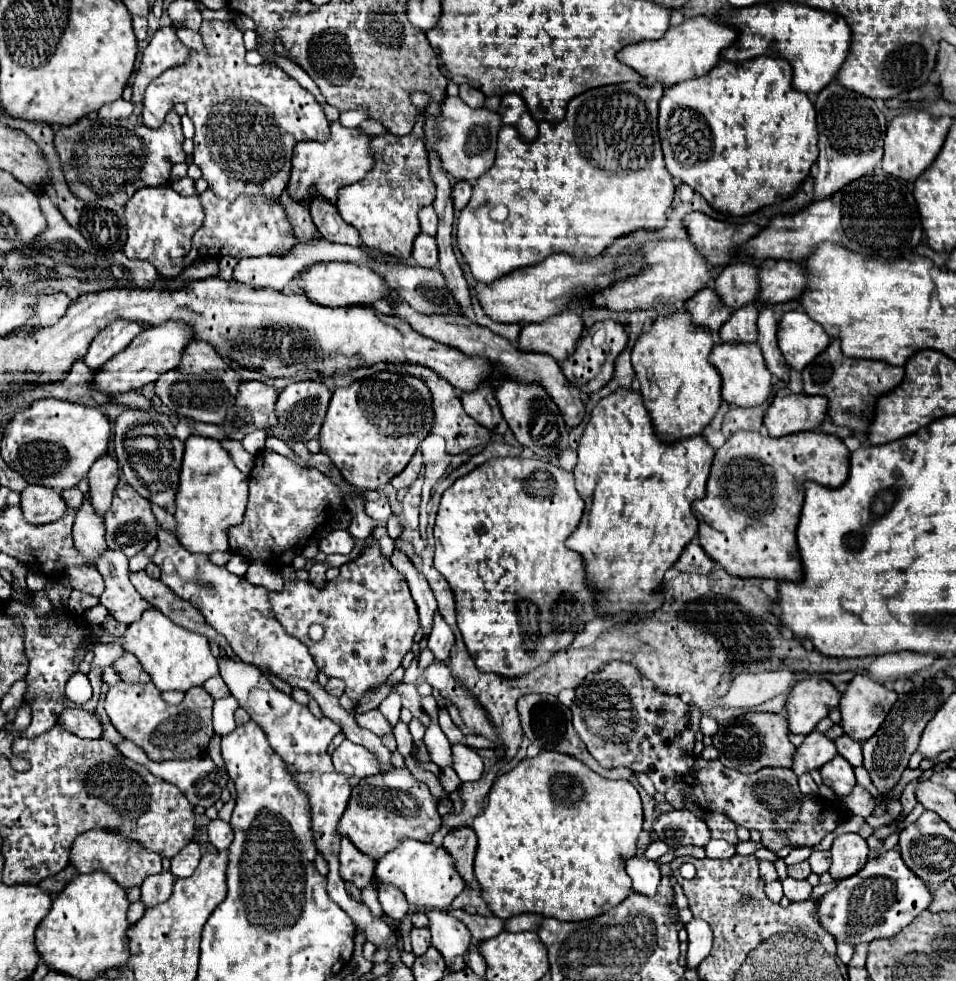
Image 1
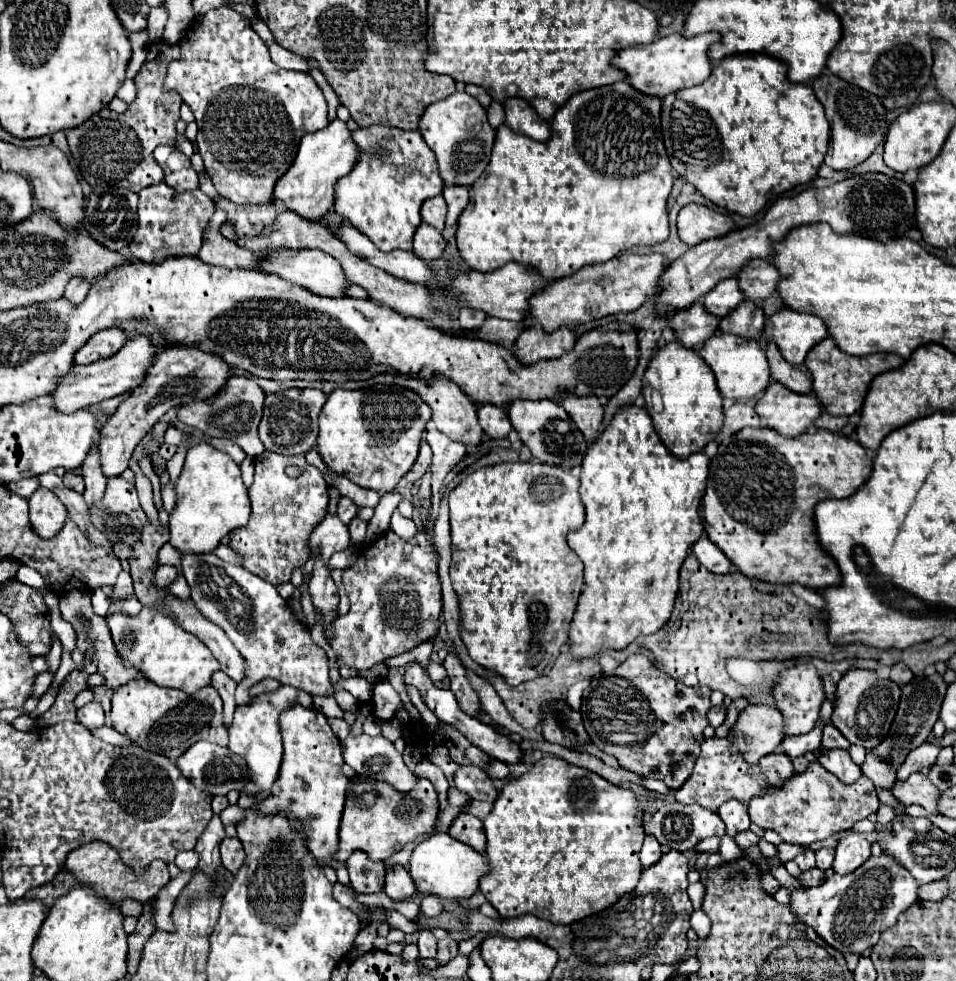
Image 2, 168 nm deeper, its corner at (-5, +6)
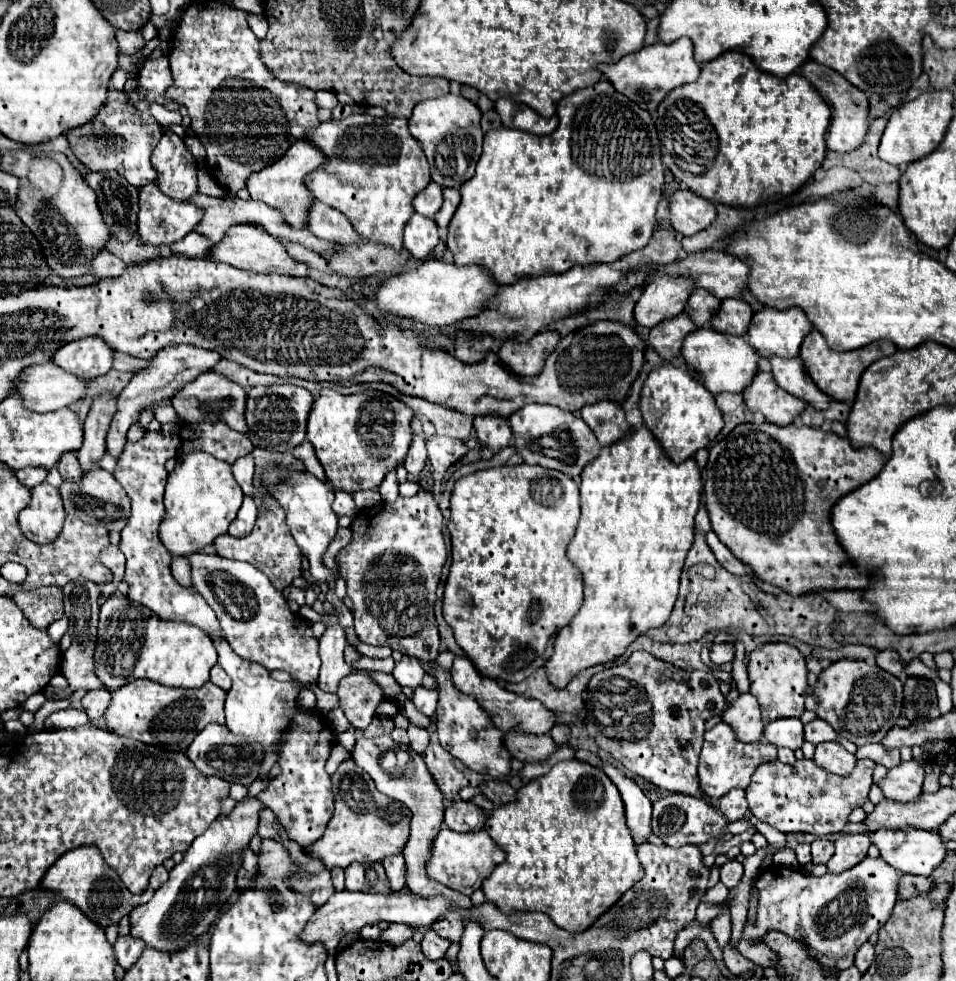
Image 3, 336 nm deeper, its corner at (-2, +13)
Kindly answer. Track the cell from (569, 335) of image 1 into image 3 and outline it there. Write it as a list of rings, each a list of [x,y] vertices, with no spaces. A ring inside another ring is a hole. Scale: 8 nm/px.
[[[555,330],[539,332],[531,342],[519,342],[515,338],[507,338],[499,350],[499,358],[517,374],[533,376],[543,368],[545,358],[559,344],[561,334]]]

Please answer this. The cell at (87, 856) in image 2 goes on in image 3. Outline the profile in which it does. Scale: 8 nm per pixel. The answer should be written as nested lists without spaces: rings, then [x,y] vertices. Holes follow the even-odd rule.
[[[89,844],[89,846],[79,846],[73,848],[69,852],[63,854],[63,858],[59,858],[51,870],[47,870],[41,886],[47,890],[57,892],[61,898],[73,902],[75,906],[79,906],[83,912],[87,912],[87,916],[91,920],[95,920],[99,926],[107,928],[113,922],[119,922],[125,914],[129,914],[133,908],[137,908],[139,904],[145,904],[151,900],[151,894],[167,880],[167,870],[165,866],[157,866],[151,874],[149,886],[145,892],[141,894],[133,894],[125,888],[125,884],[121,882],[121,878],[117,876],[117,872],[101,858],[101,852],[97,846]]]

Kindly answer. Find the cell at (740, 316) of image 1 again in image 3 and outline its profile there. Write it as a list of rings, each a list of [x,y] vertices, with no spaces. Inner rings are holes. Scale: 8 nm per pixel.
[[[727,298],[721,302],[719,312],[711,318],[711,326],[723,334],[743,336],[751,324],[753,310],[741,298]]]

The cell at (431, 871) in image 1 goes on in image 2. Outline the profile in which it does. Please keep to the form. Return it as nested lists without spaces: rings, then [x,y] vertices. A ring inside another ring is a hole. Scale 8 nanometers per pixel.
[[[438,833],[414,849],[408,871],[422,895],[432,893],[440,899],[470,899],[478,889],[478,881],[490,871],[490,865],[486,855],[456,841],[448,833]]]

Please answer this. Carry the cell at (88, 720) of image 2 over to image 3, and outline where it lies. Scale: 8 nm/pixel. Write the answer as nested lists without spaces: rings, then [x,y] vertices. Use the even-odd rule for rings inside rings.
[[[91,690],[91,692],[87,692],[87,696],[81,700],[81,704],[83,704],[83,710],[87,712],[87,716],[89,716],[91,720],[99,720],[99,718],[103,716],[103,712],[107,710],[109,700],[111,700],[109,690]]]

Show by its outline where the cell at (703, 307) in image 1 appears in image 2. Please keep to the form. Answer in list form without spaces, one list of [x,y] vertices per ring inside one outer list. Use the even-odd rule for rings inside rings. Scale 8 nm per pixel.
[[[694,303],[690,309],[676,313],[672,319],[668,319],[668,327],[674,331],[676,339],[692,349],[700,347],[708,337],[714,335],[718,329],[718,317],[710,315],[702,303]]]

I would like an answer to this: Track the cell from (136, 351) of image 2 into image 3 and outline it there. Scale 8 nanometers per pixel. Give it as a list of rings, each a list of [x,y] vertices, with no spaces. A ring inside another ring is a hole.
[[[47,362],[29,366],[19,378],[19,390],[27,408],[35,412],[53,412],[79,402],[87,394],[89,382],[81,376]]]

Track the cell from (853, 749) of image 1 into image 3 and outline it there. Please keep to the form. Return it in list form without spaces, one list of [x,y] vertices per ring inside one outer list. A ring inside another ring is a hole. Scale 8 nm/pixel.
[[[815,718],[813,722],[809,722],[805,726],[805,740],[811,742],[811,744],[821,744],[821,742],[827,742],[827,740],[837,740],[837,732],[831,730],[831,724],[829,722],[823,722],[821,718]]]

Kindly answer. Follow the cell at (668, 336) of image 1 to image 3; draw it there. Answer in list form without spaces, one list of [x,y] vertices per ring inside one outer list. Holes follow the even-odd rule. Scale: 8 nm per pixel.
[[[671,362],[655,366],[643,384],[639,408],[645,426],[653,430],[655,438],[675,464],[691,458],[699,448],[709,446],[723,428],[723,416],[715,404],[715,396],[703,386],[703,382],[699,382],[685,362],[681,366]]]

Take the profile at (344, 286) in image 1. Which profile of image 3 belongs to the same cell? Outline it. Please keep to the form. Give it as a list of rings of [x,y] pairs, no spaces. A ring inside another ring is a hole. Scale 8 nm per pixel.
[[[235,226],[235,230],[231,230],[231,234],[223,238],[223,242],[215,244],[215,256],[211,258],[215,258],[217,262],[243,268],[243,270],[255,270],[261,274],[271,274],[271,272],[285,274],[285,276],[307,276],[309,274],[309,264],[291,258],[287,248],[275,236],[267,234],[265,230],[257,226]]]

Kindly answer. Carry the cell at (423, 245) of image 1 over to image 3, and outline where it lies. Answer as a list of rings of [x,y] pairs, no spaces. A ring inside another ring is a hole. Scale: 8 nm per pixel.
[[[413,214],[405,226],[405,248],[417,260],[425,260],[439,244],[439,228],[433,218]]]

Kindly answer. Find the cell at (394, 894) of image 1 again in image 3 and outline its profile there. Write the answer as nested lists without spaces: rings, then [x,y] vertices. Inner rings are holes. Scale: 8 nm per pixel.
[[[395,854],[383,860],[387,878],[391,882],[391,890],[403,890],[405,888],[405,860],[403,854]]]

